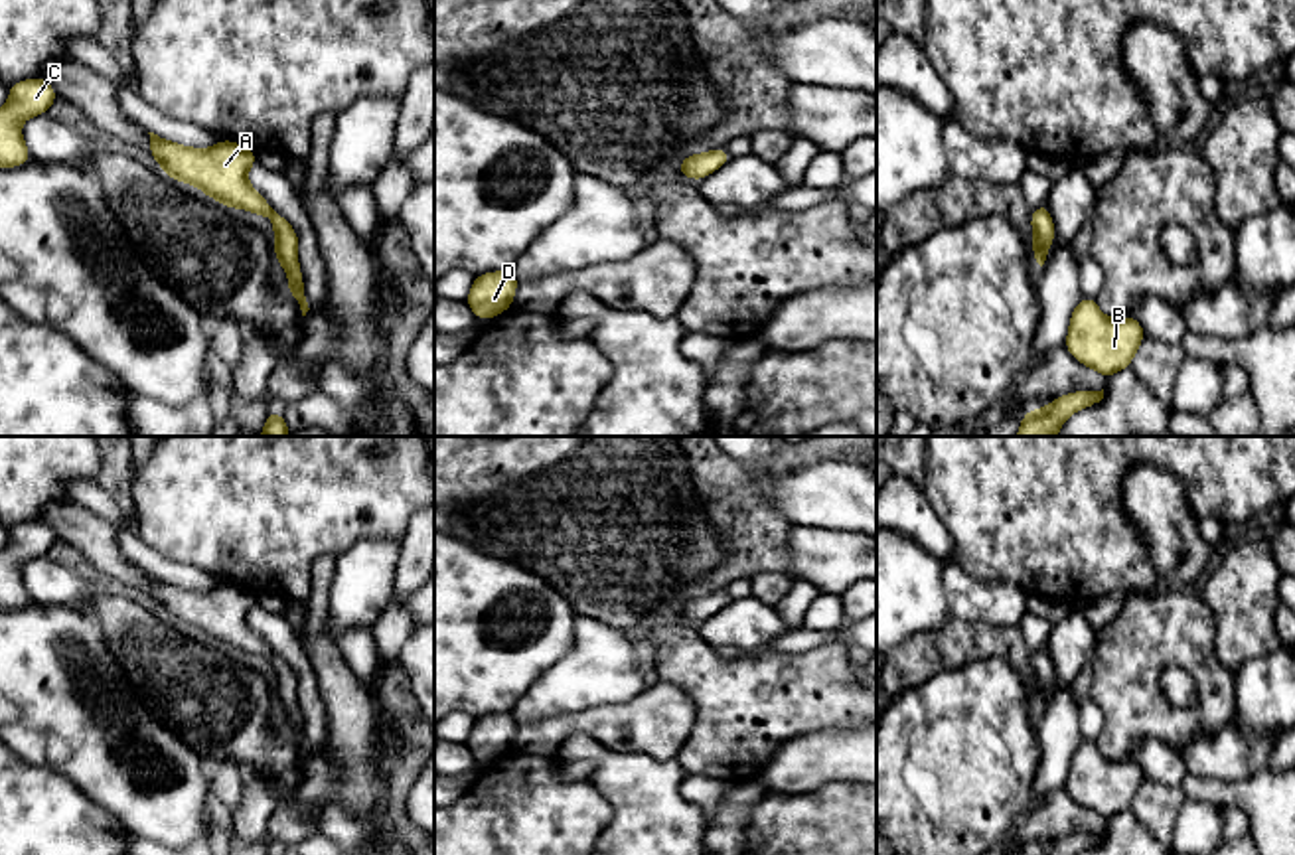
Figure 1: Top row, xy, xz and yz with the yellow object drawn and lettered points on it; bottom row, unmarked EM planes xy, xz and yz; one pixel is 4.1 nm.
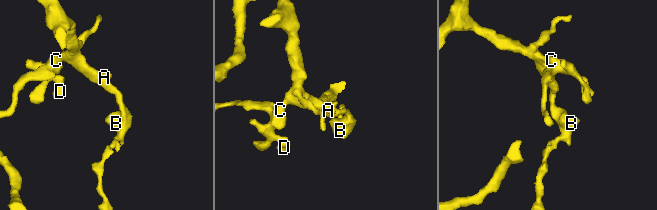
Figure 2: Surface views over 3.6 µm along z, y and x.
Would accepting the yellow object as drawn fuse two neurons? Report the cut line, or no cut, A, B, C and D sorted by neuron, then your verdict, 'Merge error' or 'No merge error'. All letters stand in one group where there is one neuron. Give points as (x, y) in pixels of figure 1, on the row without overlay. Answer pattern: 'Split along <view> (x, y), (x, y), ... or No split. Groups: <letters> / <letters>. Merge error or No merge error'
Split along xy (277, 656), (271, 660). Groups: A C D / B. Merge error

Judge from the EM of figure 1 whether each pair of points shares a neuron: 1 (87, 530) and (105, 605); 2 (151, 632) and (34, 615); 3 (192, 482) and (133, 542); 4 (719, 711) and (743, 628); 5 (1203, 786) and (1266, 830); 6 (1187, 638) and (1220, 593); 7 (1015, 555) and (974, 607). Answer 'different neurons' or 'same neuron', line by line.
1: different neurons
2: different neurons
3: different neurons
4: different neurons
5: same neuron
6: different neurons
7: different neurons

